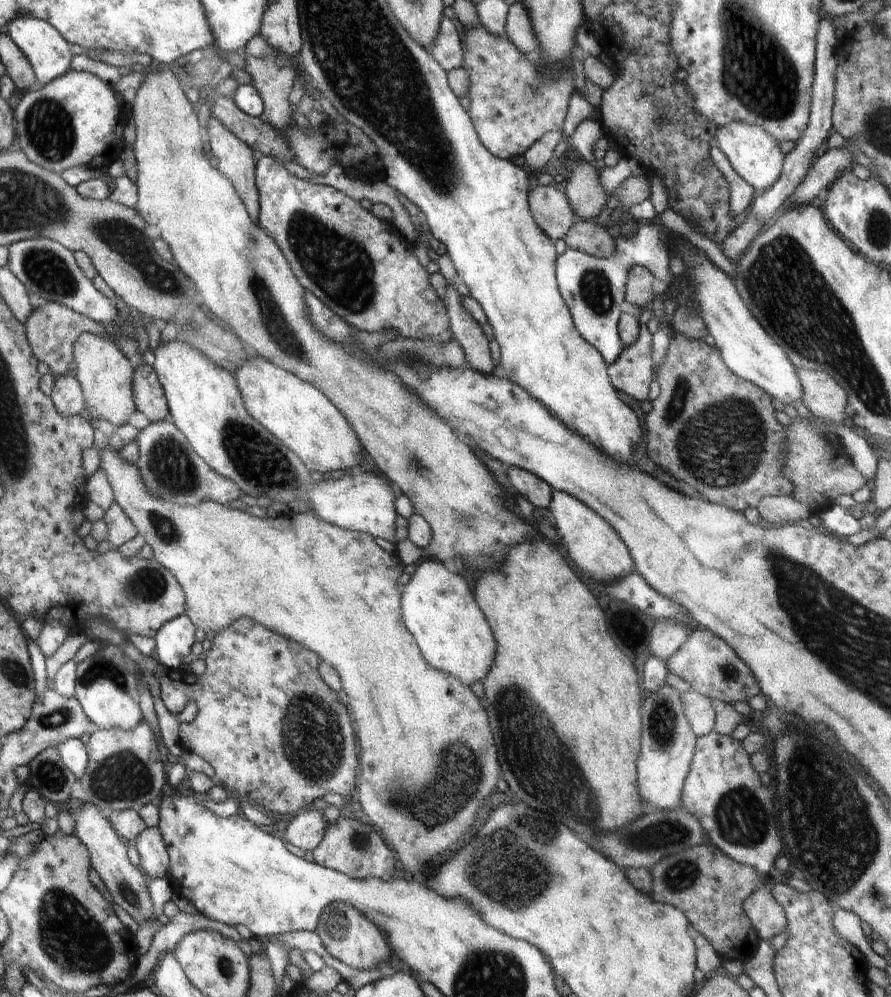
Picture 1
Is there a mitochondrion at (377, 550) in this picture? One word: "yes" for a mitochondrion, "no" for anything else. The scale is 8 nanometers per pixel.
no

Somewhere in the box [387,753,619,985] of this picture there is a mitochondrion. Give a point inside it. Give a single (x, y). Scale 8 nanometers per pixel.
(492, 870)

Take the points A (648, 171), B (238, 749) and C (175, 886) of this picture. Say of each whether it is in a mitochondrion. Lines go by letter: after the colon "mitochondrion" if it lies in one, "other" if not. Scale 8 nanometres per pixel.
A: other
B: other
C: other

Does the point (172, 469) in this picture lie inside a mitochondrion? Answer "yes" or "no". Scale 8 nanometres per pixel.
yes

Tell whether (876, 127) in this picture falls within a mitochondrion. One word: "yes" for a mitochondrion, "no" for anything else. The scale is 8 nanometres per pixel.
yes

